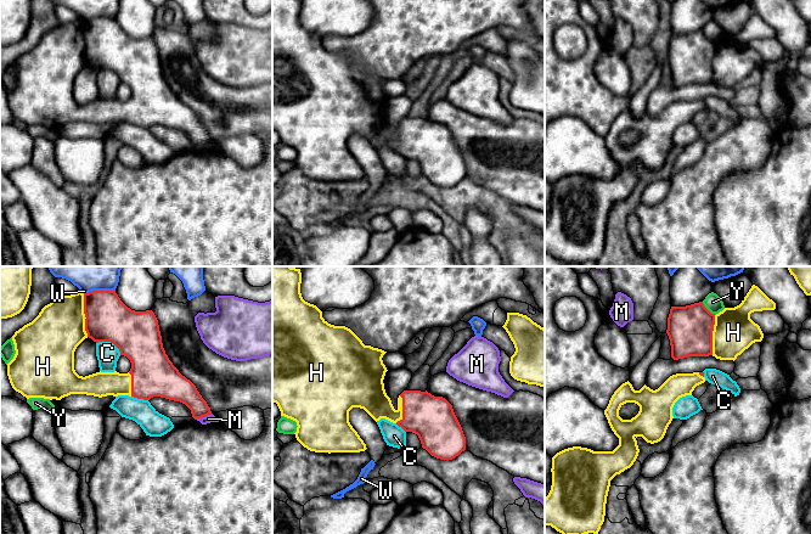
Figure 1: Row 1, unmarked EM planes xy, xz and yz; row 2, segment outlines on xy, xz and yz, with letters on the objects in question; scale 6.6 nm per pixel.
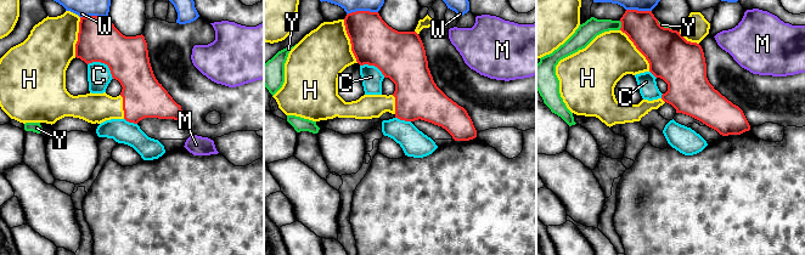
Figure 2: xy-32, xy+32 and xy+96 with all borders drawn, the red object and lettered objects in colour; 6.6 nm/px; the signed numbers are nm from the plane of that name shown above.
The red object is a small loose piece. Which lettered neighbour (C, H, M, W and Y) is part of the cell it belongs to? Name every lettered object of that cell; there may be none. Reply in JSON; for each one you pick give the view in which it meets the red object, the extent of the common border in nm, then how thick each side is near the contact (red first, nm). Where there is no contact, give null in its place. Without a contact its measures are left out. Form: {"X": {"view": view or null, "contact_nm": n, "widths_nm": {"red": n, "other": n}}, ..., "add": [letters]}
{"H": {"view": "xy", "contact_nm": 280, "widths_nm": {"red": 300, "other": 340}}, "add": ["H"]}

